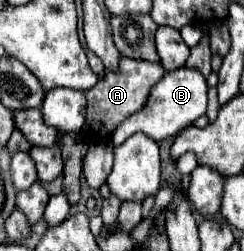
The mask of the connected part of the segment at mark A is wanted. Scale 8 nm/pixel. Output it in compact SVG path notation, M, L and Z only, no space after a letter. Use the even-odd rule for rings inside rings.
M128 57L120 59L120 71L118 73L110 73L106 71L98 83L86 91L86 99L88 99L88 121L86 125L96 125L100 123L100 141L110 139L112 131L116 129L116 125L120 125L126 117L130 117L130 113L136 113L138 109L142 109L142 105L146 103L146 97L152 89L152 85L156 85L162 75L166 71L162 69L160 63L150 63L150 61L134 61Z

